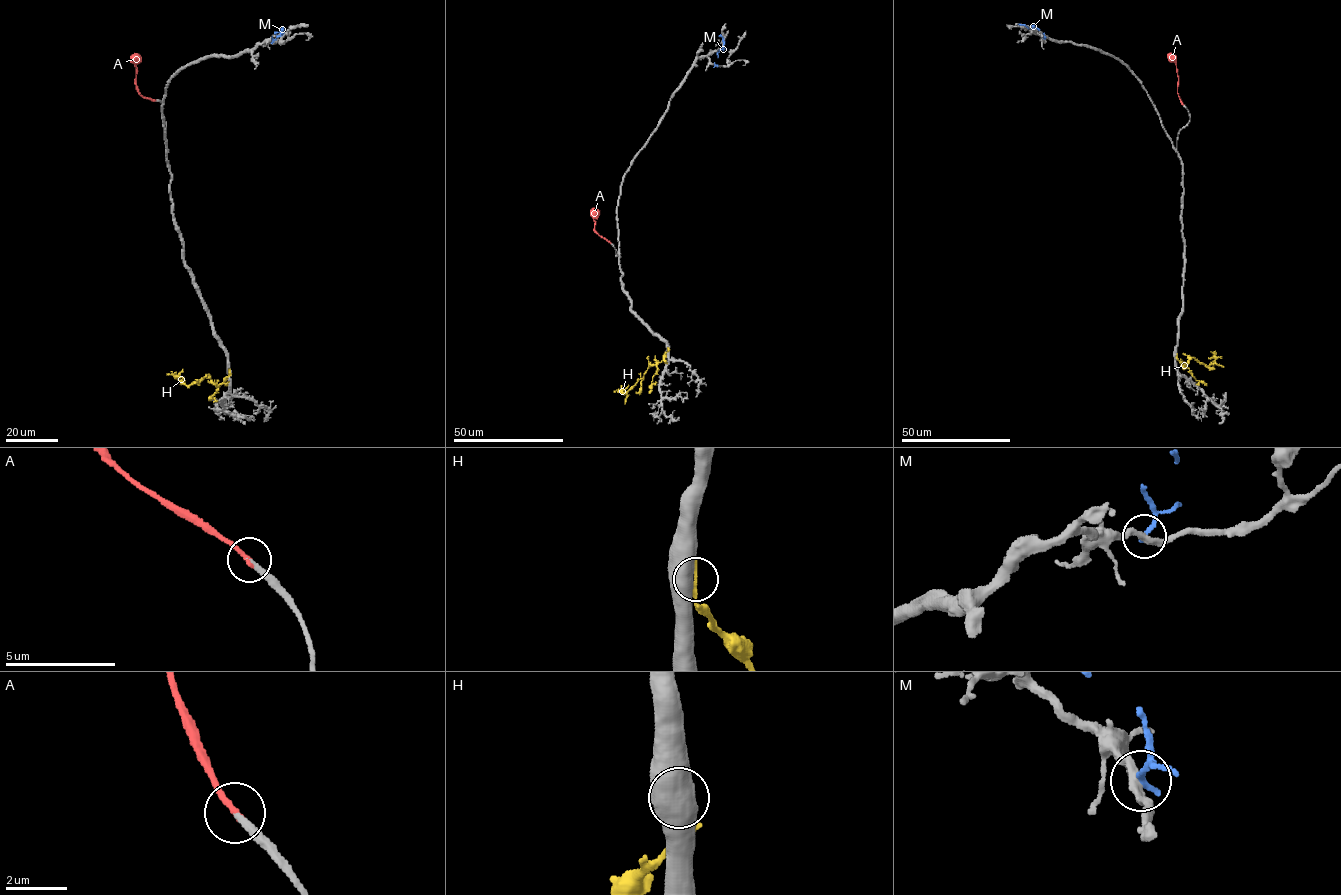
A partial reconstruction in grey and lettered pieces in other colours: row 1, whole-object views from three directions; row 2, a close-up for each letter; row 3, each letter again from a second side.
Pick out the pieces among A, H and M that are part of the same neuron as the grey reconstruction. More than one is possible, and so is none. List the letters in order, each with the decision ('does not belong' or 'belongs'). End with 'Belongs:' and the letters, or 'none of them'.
A: belongs
H: does not belong
M: does not belong
Belongs: A

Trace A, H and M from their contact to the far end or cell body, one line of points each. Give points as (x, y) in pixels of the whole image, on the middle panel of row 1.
A: (610, 242), (594, 230), (594, 208)
H: (668, 348), (660, 361), (651, 365), (626, 393), (618, 389), (614, 392)
M: (714, 66), (724, 45), (719, 35)

